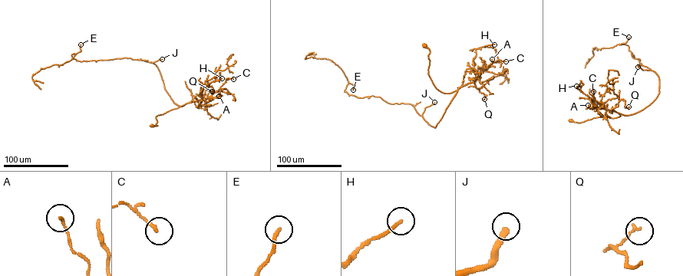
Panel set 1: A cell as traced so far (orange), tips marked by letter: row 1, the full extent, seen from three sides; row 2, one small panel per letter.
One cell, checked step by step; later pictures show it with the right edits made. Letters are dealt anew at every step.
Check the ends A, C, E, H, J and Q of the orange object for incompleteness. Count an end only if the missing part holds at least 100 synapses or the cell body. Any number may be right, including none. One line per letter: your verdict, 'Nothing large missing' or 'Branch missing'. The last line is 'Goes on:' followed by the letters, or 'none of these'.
A: Nothing large missing
C: Nothing large missing
E: Nothing large missing
H: Nothing large missing
J: Branch missing
Q: Nothing large missing
Goes on: J

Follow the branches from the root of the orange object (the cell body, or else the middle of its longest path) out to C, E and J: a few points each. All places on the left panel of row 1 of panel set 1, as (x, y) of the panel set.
C: (153, 126), (157, 126), (157, 115), (191, 101), (204, 100), (218, 90), (226, 80), (233, 79)
E: (153, 126), (157, 115), (184, 104), (173, 102), (156, 65), (124, 57), (78, 60), (71, 54), (80, 44)
J: (153, 126), (157, 126), (157, 115), (184, 104), (174, 103), (164, 88), (157, 67), (150, 62), (162, 59)

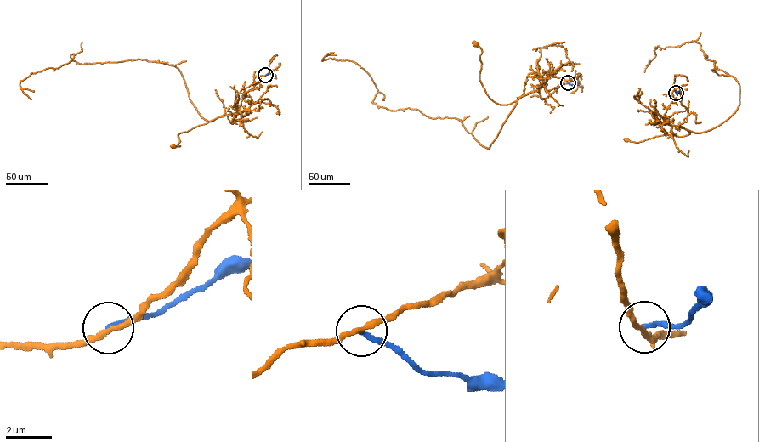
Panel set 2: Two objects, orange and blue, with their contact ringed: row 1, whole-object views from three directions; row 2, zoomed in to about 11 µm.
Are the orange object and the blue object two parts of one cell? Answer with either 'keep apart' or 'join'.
keep apart

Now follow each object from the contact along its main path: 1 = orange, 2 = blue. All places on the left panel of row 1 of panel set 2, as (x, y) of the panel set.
1: (265, 75), (256, 76), (253, 87), (244, 93), (235, 113), (180, 133), (180, 146), (174, 146)
2: (265, 75), (273, 72), (275, 76)

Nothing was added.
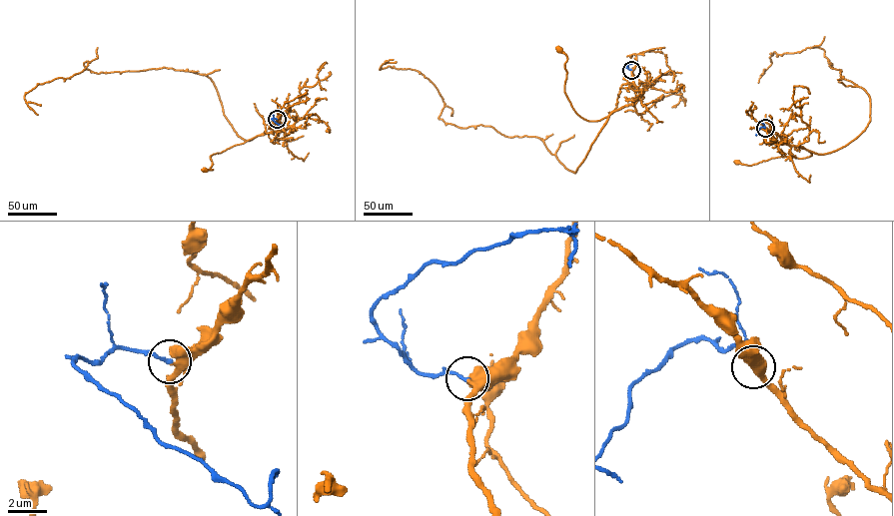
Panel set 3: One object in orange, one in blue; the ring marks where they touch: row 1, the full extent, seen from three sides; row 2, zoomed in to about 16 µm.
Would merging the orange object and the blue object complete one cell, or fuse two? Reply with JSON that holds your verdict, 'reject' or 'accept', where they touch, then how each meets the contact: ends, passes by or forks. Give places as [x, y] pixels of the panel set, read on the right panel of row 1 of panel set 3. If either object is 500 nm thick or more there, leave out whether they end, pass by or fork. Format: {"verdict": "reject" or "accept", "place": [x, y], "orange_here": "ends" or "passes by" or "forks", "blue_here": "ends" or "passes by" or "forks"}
{"verdict": "accept", "place": [765, 128], "orange_here": "passes by", "blue_here": "ends"}

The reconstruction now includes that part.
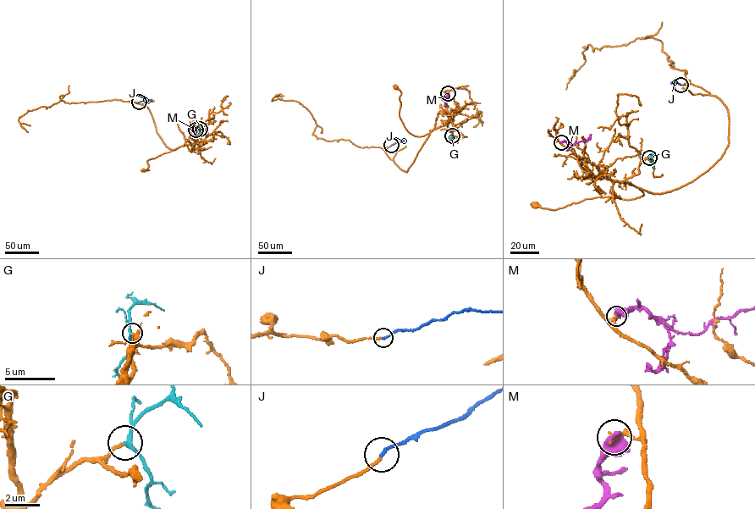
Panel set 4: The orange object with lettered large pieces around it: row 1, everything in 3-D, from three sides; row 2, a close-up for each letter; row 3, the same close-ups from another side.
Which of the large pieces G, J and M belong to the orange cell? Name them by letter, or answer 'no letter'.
G, J

